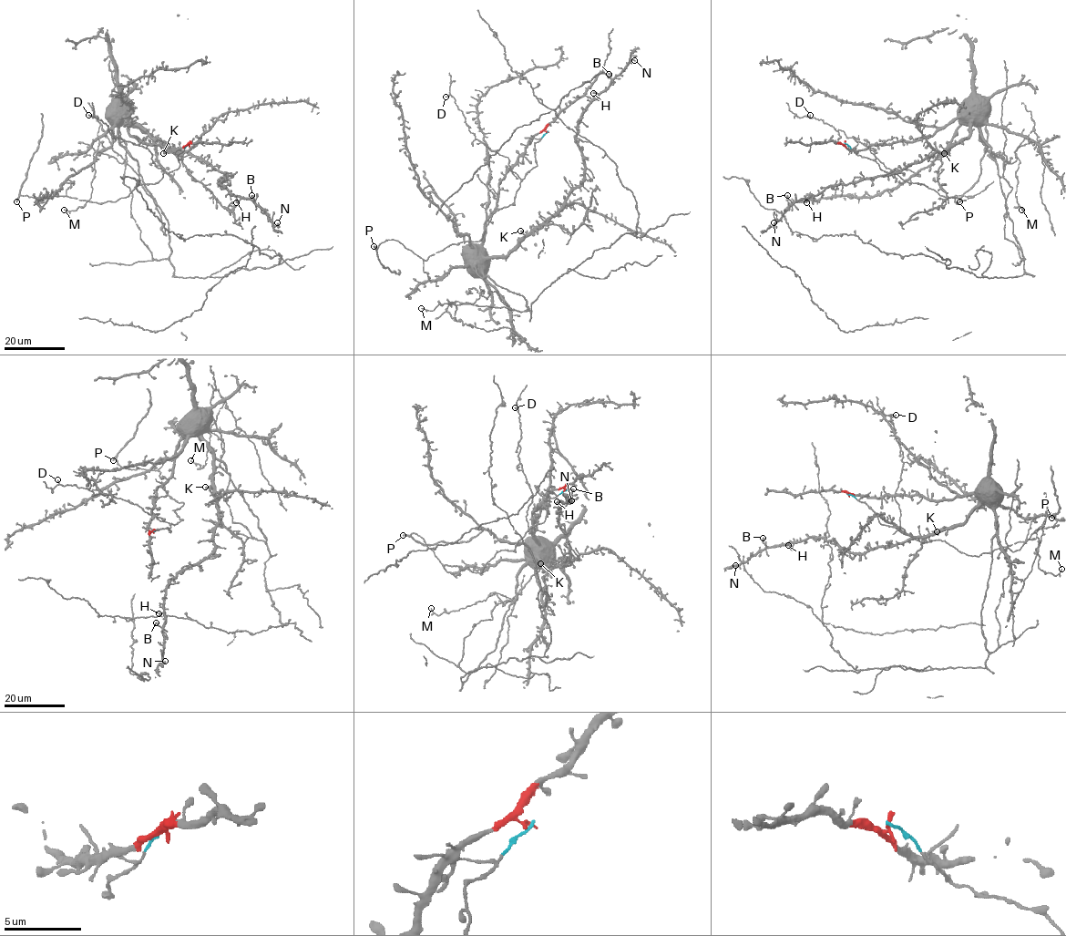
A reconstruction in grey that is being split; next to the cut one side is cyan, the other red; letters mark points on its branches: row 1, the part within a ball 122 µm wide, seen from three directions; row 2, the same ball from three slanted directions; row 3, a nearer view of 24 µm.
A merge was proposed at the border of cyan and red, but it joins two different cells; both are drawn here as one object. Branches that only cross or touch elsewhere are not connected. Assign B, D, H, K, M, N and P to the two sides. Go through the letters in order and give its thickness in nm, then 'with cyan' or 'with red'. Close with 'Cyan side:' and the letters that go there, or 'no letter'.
B: 480 nm | with red
D: 280 nm | with cyan
H: 460 nm | with red
K: 360 nm | with red
M: 160 nm | with red
N: 220 nm | with red
P: 320 nm | with cyan
Cyan side: D, P

